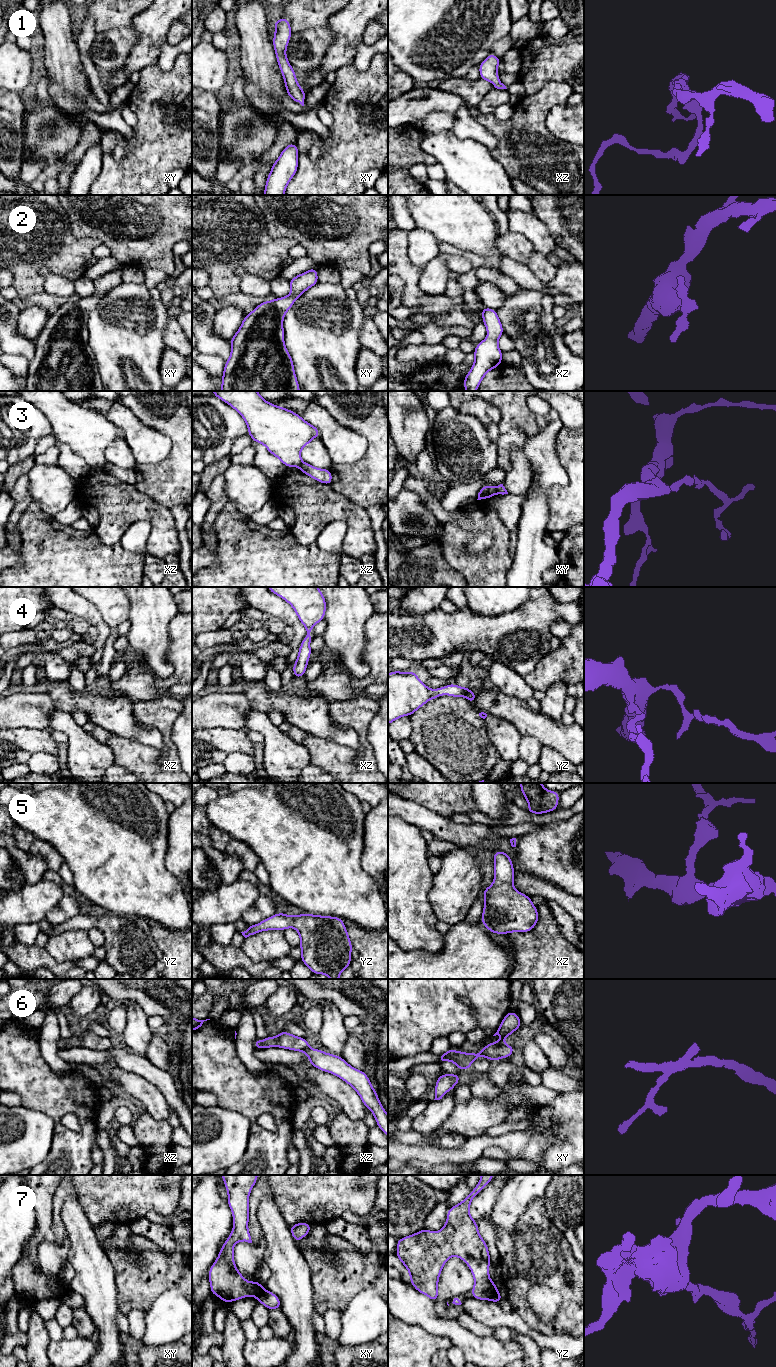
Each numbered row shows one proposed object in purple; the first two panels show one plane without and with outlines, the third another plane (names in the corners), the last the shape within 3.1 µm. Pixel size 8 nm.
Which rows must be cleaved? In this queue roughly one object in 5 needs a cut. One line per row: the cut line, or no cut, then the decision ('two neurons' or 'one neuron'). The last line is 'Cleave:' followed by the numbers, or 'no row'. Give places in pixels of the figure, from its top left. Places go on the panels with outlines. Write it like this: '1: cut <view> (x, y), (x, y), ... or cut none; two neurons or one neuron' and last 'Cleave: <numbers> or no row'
1: cut none; one neuron
2: cut none; one neuron
3: cut xy (496, 486), (497, 493); two neurons
4: cut none; one neuron
5: cut none; one neuron
6: cut none; one neuron
7: cut xy (264, 1289), (257, 1298); two neurons
Cleave: 3, 7

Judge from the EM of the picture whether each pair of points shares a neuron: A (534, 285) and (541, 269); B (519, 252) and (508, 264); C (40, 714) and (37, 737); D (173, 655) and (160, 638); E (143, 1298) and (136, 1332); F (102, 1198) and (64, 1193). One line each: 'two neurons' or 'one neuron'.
A: two neurons
B: two neurons
C: two neurons
D: two neurons
E: two neurons
F: two neurons

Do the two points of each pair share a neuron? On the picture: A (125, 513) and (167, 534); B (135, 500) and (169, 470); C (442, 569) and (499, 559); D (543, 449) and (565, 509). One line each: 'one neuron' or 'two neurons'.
A: one neuron
B: two neurons
C: two neurons
D: two neurons

